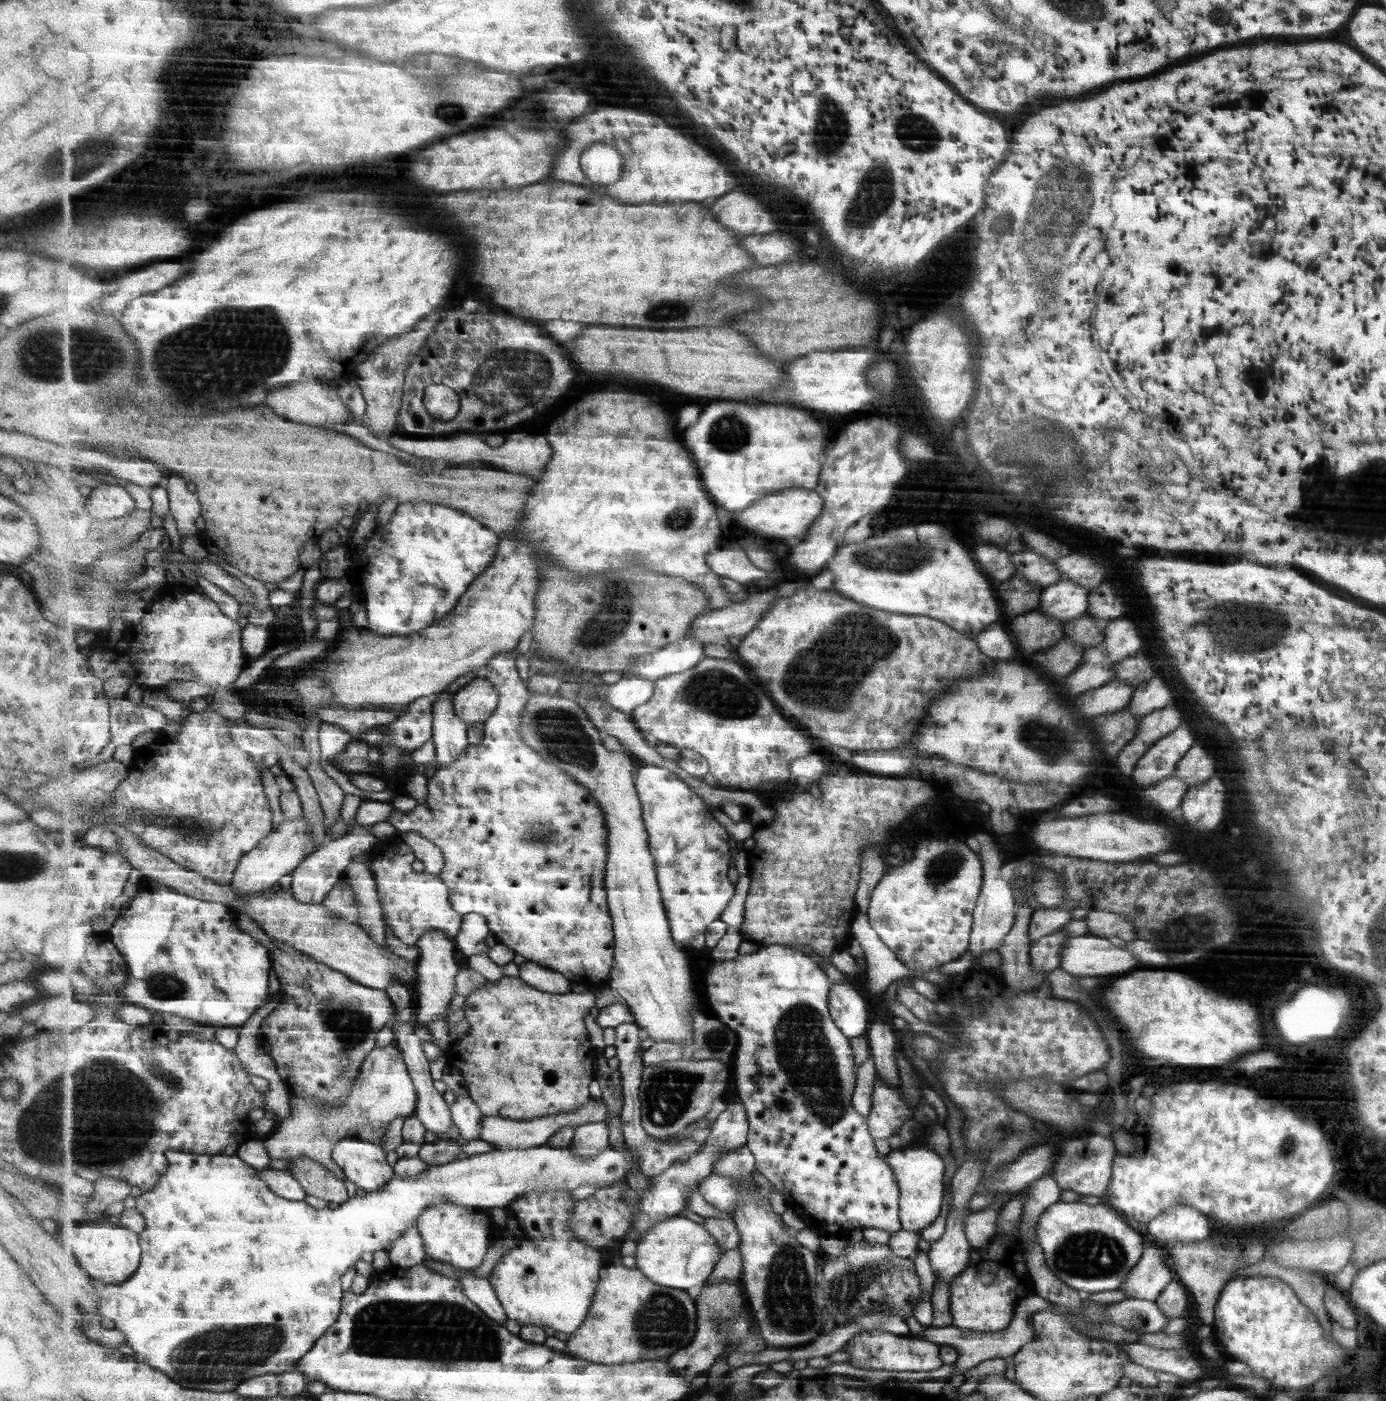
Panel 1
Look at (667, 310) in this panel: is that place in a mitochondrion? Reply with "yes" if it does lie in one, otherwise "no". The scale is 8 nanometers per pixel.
yes

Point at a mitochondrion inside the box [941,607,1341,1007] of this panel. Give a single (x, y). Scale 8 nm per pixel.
(1031, 733)

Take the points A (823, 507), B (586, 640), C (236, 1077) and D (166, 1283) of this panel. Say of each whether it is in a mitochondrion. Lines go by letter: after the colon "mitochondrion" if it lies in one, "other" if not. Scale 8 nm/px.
A: other
B: mitochondrion
C: other
D: other

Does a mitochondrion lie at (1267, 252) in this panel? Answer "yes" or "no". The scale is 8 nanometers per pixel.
no

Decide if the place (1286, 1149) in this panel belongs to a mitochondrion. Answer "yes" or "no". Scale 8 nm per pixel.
yes

